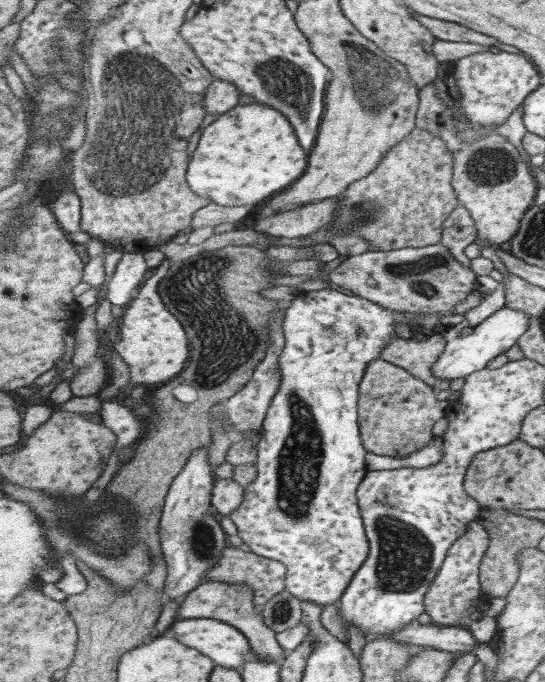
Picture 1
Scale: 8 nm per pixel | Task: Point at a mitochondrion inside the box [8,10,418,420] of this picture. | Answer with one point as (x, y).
(133, 150)

